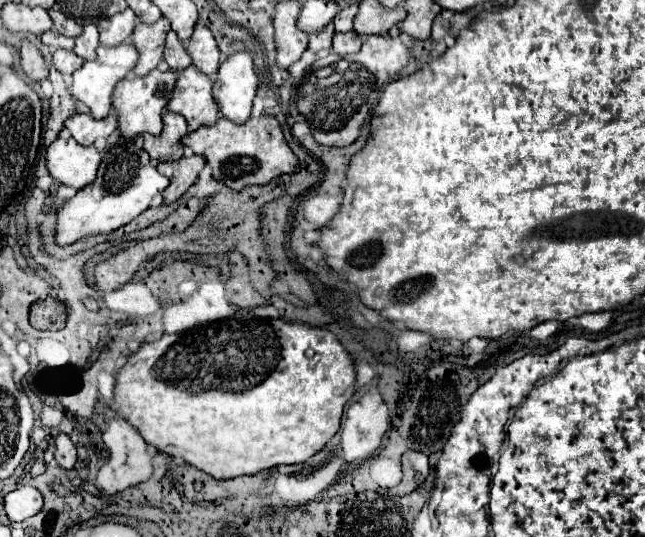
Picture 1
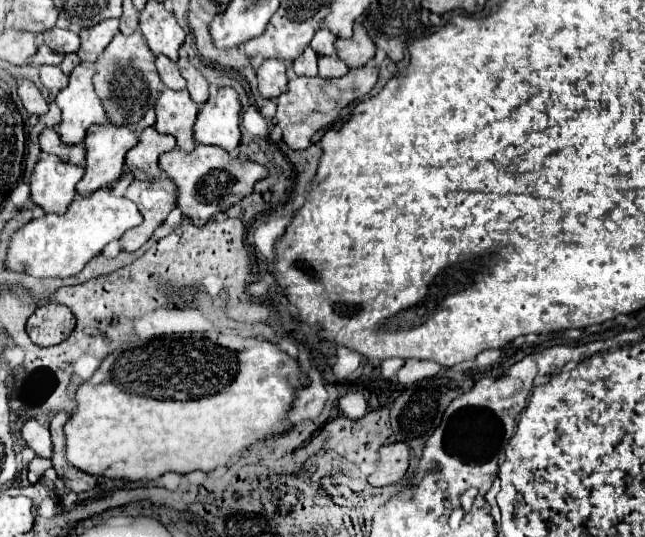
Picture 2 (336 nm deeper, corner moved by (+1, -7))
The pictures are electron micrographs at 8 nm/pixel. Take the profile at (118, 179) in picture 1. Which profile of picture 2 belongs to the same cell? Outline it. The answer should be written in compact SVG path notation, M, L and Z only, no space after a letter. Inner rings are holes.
M99 189L91 197L75 199L69 205L67 213L63 213L63 215L49 213L39 219L31 219L23 227L19 227L11 235L3 265L15 273L29 273L31 277L71 277L71 275L77 275L95 255L99 255L101 247L105 247L109 241L119 239L127 229L139 225L141 221L143 221L143 215L133 201L129 201L125 197L115 197L111 193L111 189Z

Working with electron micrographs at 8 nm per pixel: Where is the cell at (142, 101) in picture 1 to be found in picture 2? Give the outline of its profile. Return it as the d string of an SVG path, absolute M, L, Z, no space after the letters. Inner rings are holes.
M93 125L87 129L85 137L85 175L77 183L77 193L81 197L87 197L89 193L95 193L99 187L107 187L113 181L117 181L123 173L123 161L125 153L137 145L137 133L129 127L117 127L117 125Z

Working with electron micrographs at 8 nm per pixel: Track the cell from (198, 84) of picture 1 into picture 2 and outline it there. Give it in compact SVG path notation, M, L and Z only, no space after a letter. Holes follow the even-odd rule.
M165 89L155 103L157 113L155 129L159 129L159 133L163 135L173 135L177 139L179 149L191 151L195 149L193 123L197 119L197 111L199 107L191 101L187 89L183 91Z

